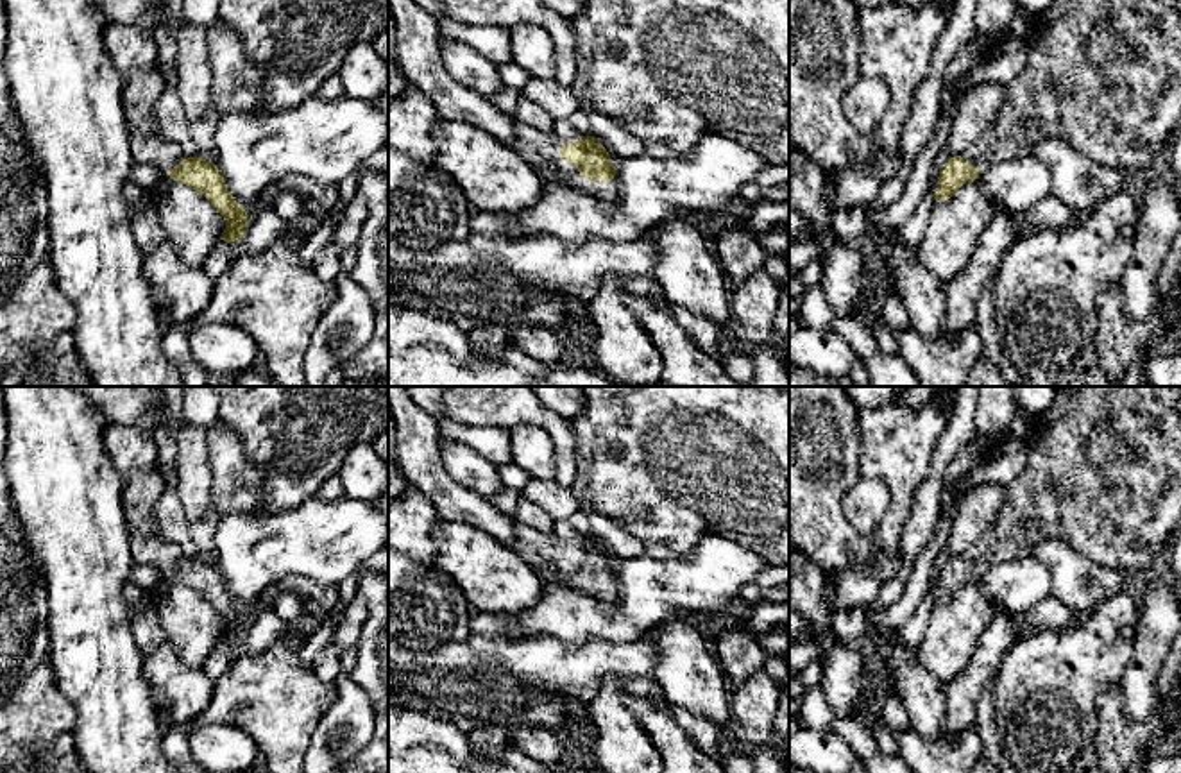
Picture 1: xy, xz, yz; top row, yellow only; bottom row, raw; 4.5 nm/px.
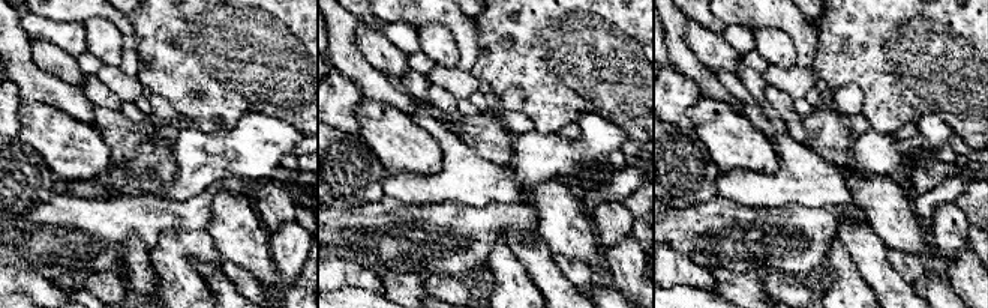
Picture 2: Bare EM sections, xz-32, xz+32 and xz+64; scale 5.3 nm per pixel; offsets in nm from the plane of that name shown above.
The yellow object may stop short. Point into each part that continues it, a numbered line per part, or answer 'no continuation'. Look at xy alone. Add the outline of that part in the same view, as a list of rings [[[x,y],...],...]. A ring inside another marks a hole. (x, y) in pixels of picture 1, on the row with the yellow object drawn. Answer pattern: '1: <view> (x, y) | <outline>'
1: xy (142, 90) | [[[157,66],[136,72],[123,81],[122,102],[134,161],[170,170],[184,159],[184,154],[152,131],[152,113],[165,89],[166,82]]]

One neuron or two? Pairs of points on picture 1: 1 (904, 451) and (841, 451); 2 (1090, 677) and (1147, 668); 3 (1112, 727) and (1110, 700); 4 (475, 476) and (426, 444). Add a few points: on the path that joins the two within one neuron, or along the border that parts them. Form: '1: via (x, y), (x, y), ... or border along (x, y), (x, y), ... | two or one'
1: border along (861, 412), (859, 476) | two
2: border along (1137, 630), (1133, 654), (1119, 684) | two
3: via (1112, 720), (1110, 707) | one
4: border along (439, 437), (444, 469), (466, 487) | two

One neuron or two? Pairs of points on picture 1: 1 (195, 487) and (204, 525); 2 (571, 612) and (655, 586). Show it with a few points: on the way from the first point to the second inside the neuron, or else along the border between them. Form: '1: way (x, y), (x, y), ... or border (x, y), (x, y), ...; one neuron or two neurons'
1: way (195, 496), (203, 516); one neuron
2: way (593, 621), (620, 621), (634, 607); one neuron

